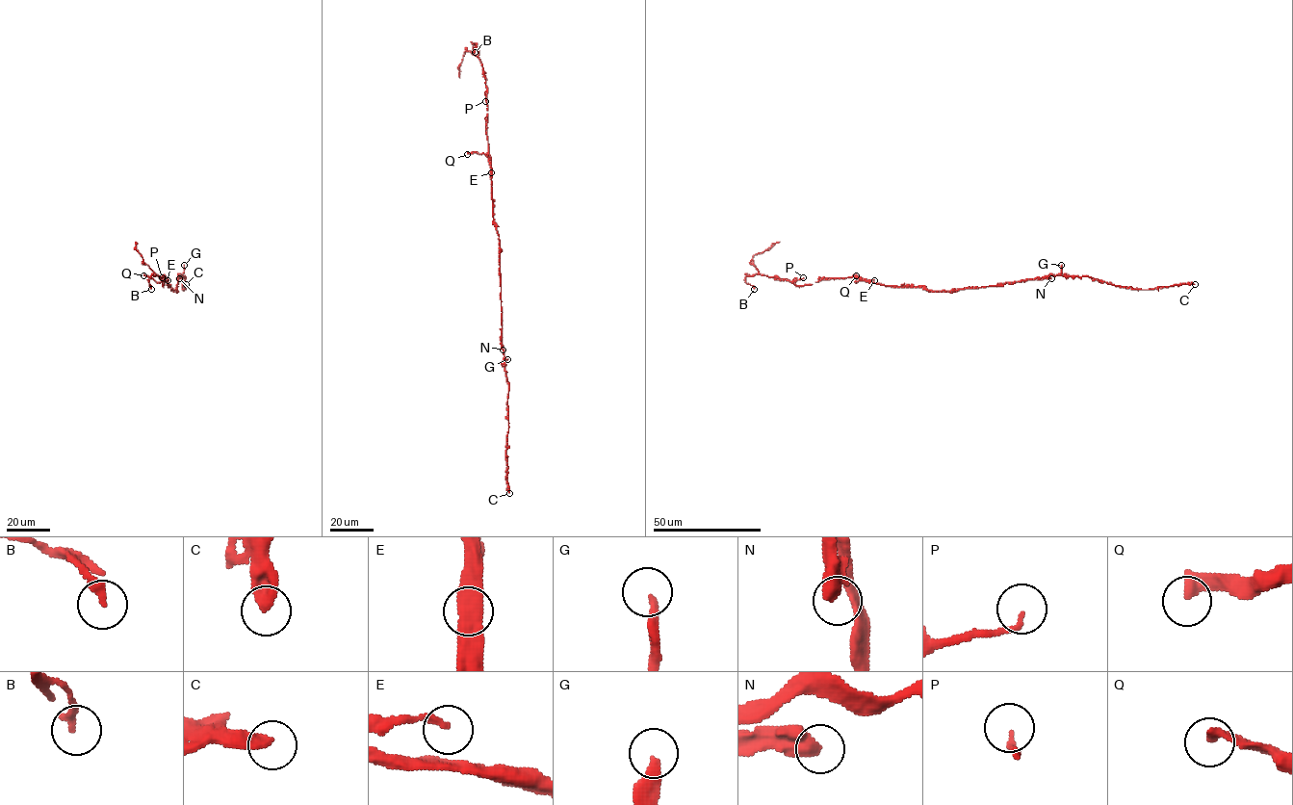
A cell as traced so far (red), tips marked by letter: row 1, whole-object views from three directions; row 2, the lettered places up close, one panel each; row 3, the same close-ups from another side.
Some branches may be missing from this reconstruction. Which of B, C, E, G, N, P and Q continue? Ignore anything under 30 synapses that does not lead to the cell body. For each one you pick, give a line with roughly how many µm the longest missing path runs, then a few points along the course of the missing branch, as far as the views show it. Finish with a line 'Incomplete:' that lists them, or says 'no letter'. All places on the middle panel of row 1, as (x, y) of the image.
Q: Missing length about 50 µm. Course of what is missing: (467, 154), (452, 115), (440, 102), (433, 82), (428, 80)
Incomplete: Q

